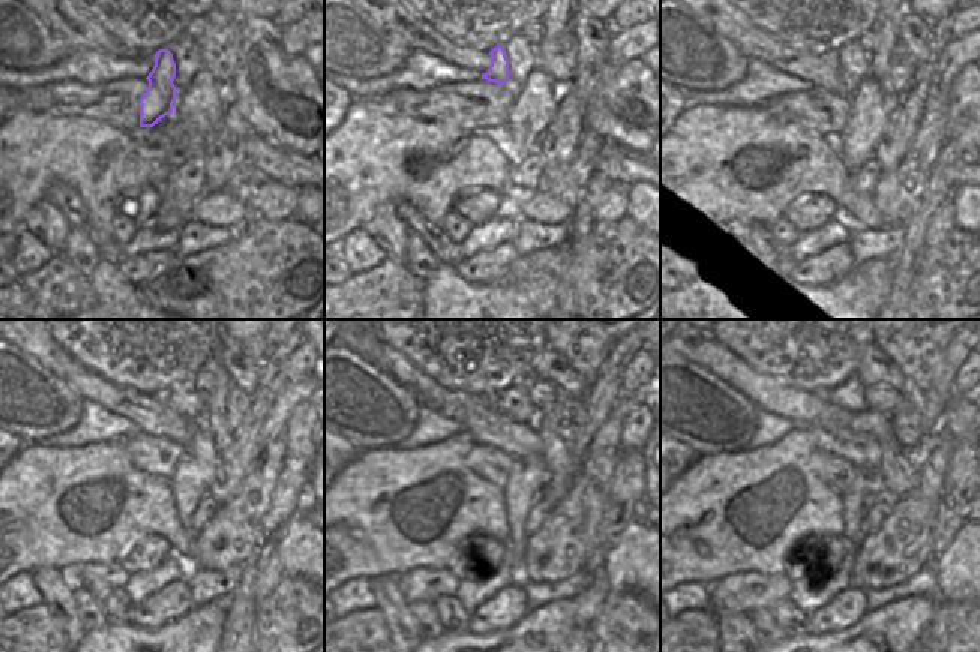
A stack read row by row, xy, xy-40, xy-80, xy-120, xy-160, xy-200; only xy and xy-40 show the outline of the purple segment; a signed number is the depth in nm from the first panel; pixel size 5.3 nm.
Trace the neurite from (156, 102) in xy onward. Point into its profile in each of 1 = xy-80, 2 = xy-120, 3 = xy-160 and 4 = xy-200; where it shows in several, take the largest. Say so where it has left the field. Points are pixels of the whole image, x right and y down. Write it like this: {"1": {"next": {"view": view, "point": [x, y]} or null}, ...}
{"1": {"next": {"view": "xy-80", "point": [832, 57]}}, "2": {"next": {"view": "xy-120", "point": [161, 396]}}, "3": {"next": {"view": "xy-160", "point": [491, 397]}}, "4": {"next": {"view": "xy-200", "point": [821, 393]}}}

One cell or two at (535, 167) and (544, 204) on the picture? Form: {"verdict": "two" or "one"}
{"verdict": "two"}

